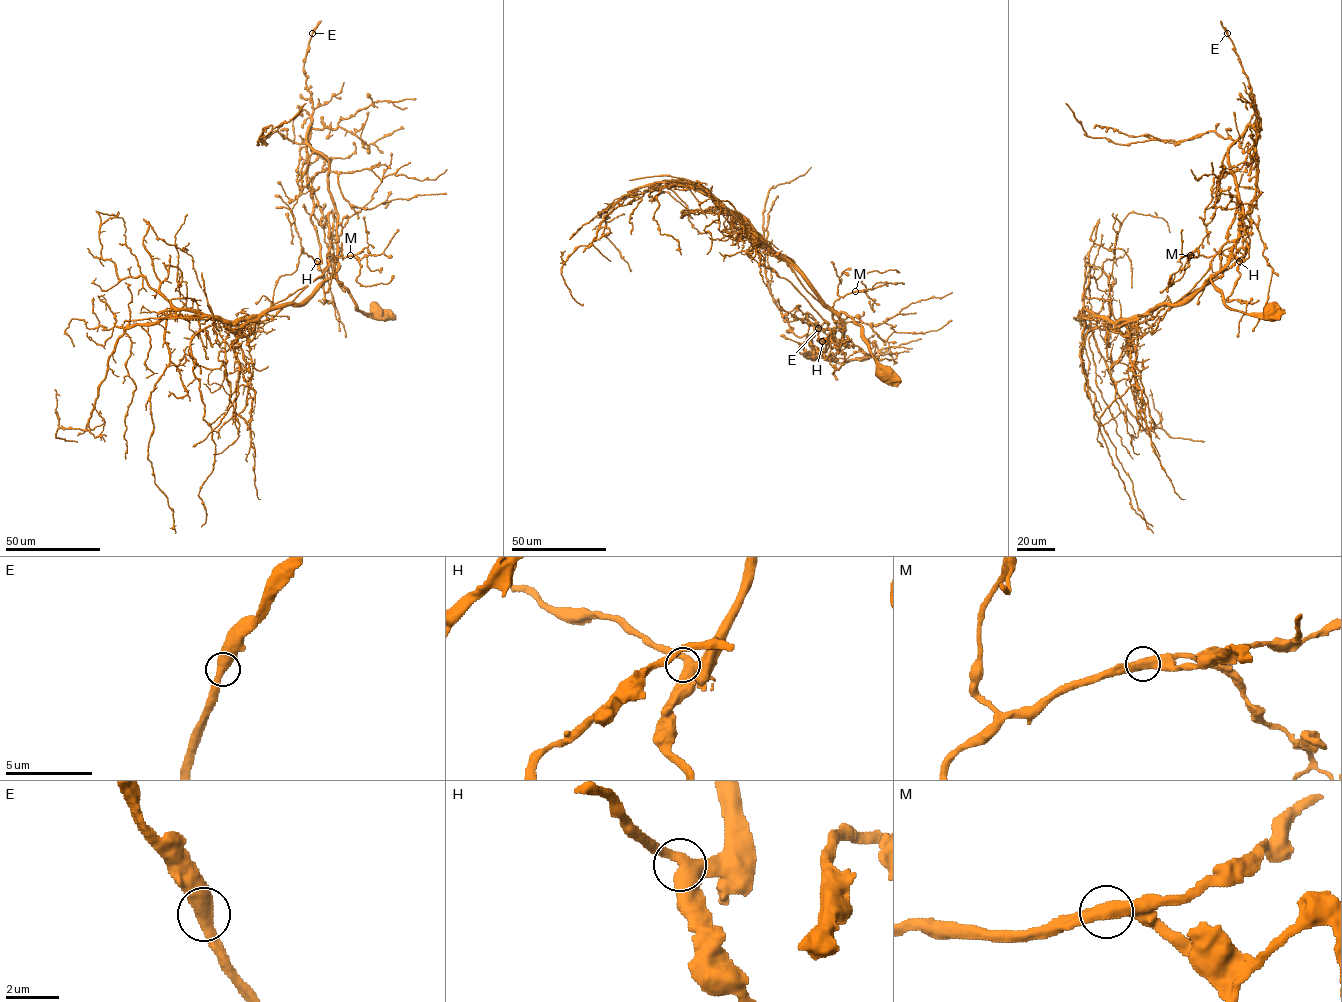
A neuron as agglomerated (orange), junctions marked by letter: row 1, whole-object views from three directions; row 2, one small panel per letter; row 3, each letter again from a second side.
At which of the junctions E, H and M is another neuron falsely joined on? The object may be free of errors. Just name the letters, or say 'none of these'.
none of these

